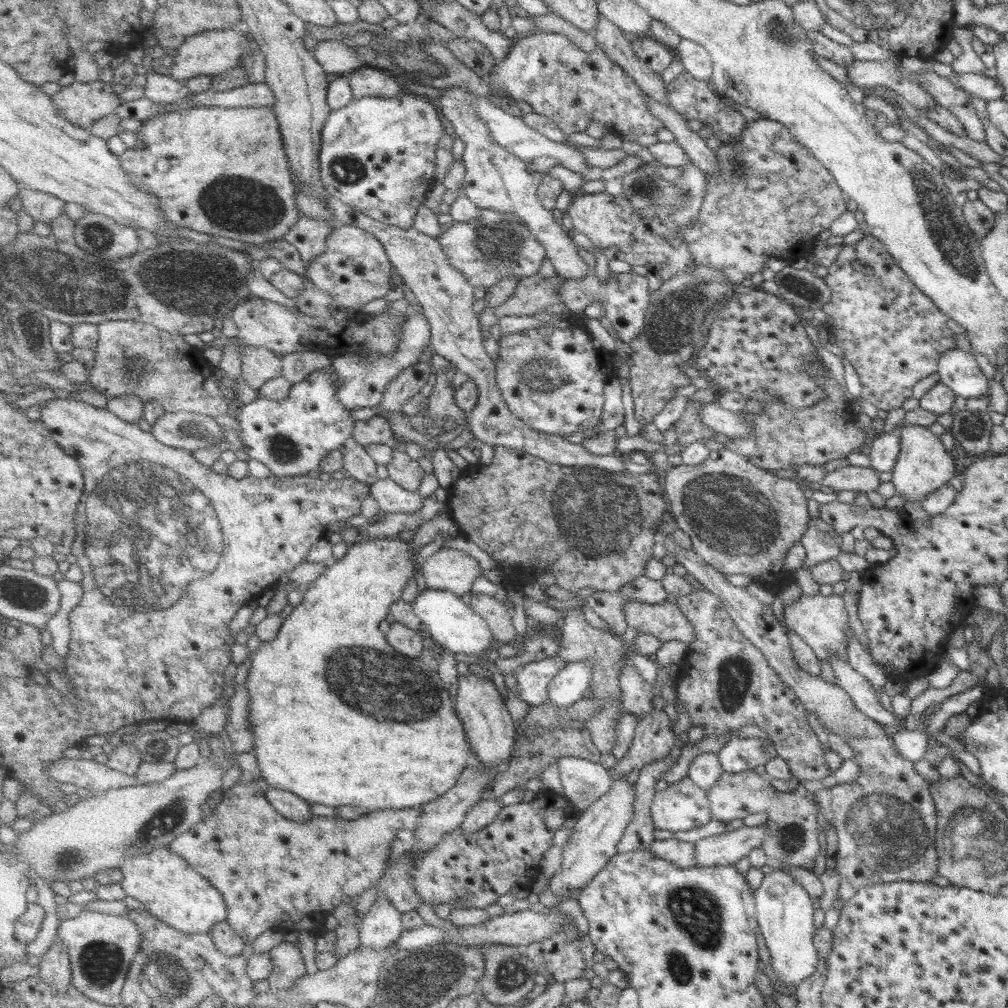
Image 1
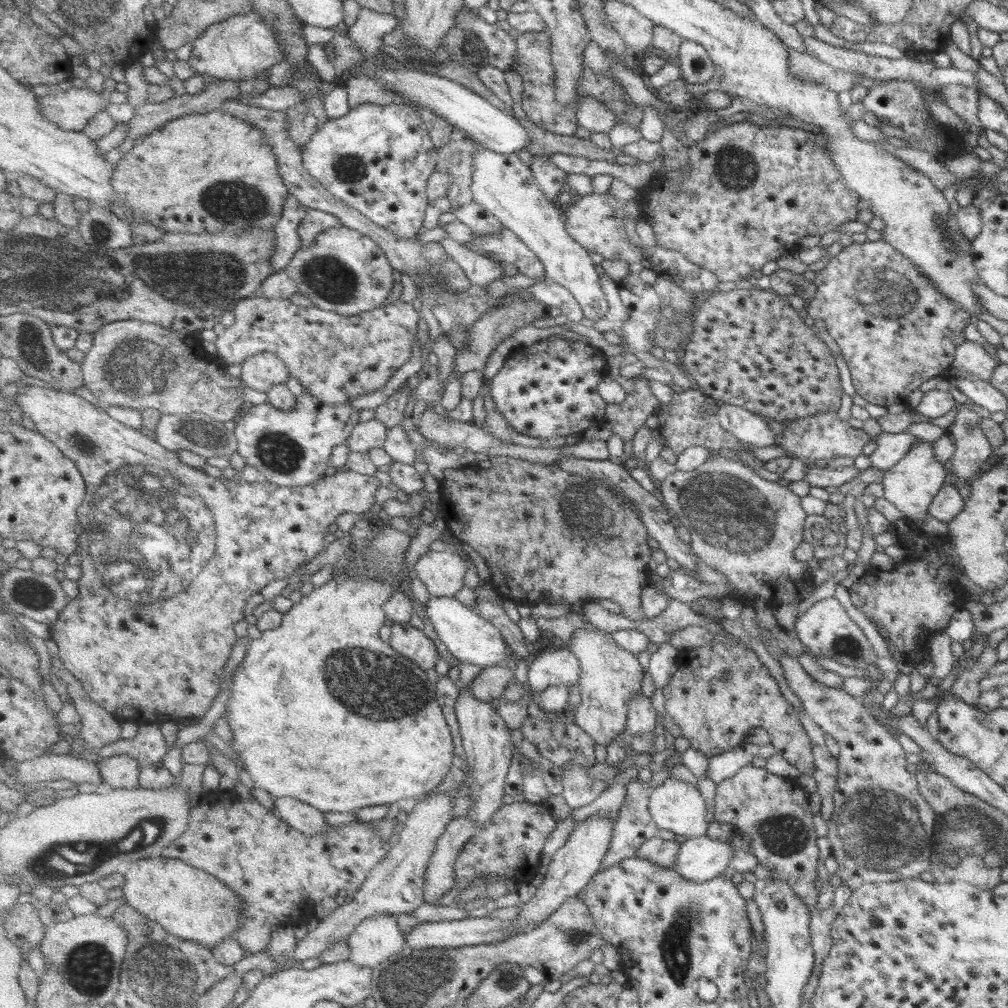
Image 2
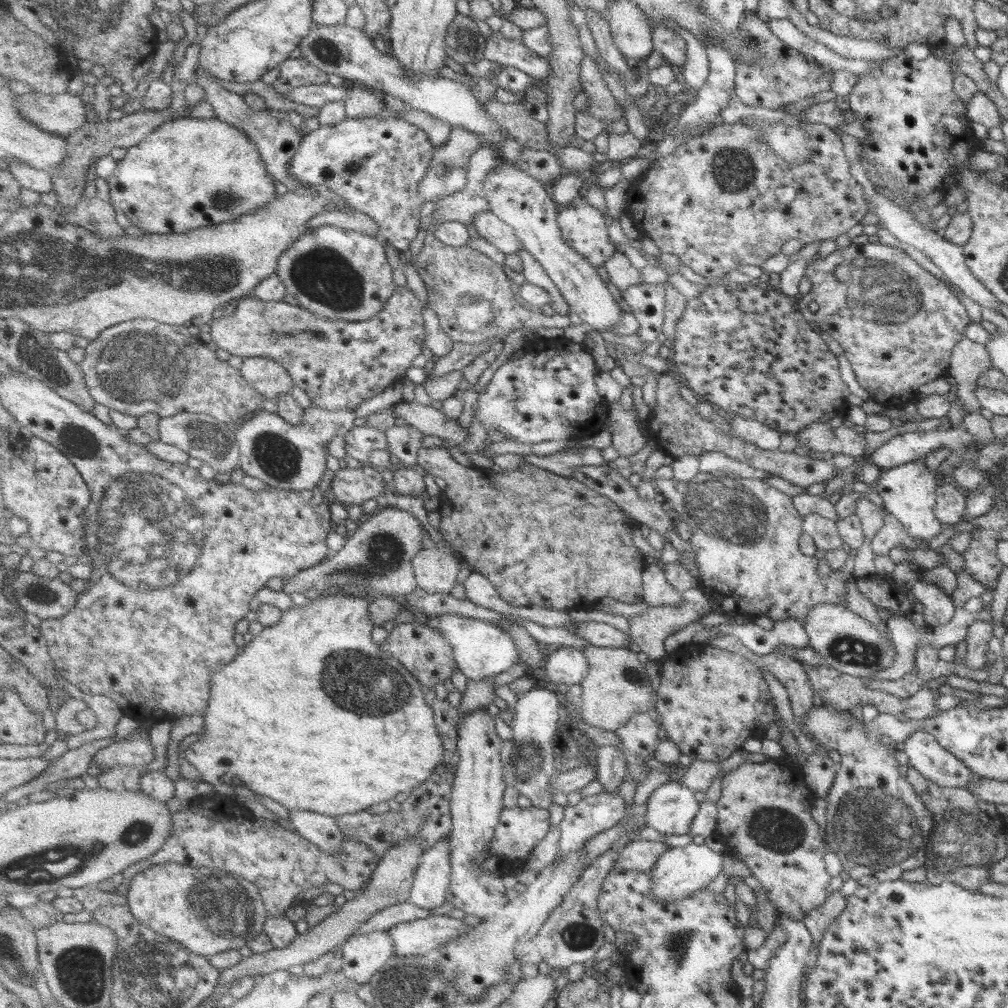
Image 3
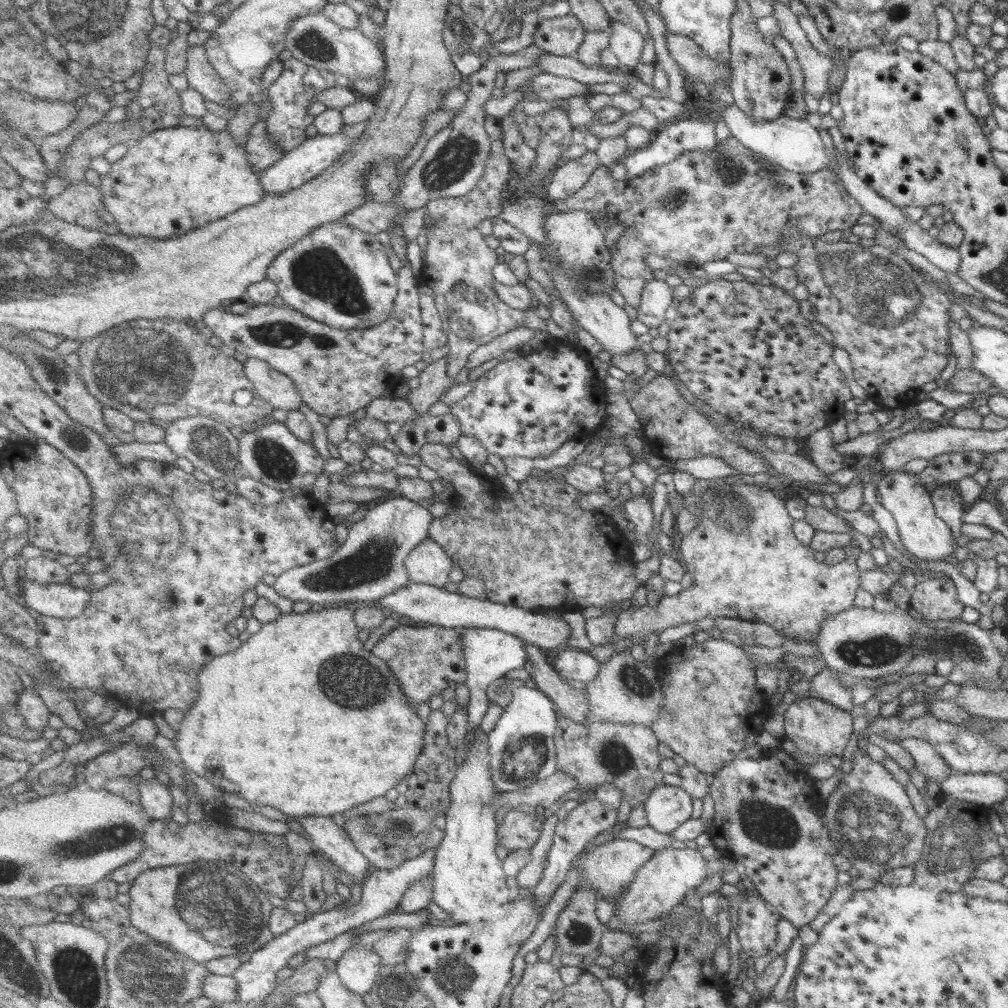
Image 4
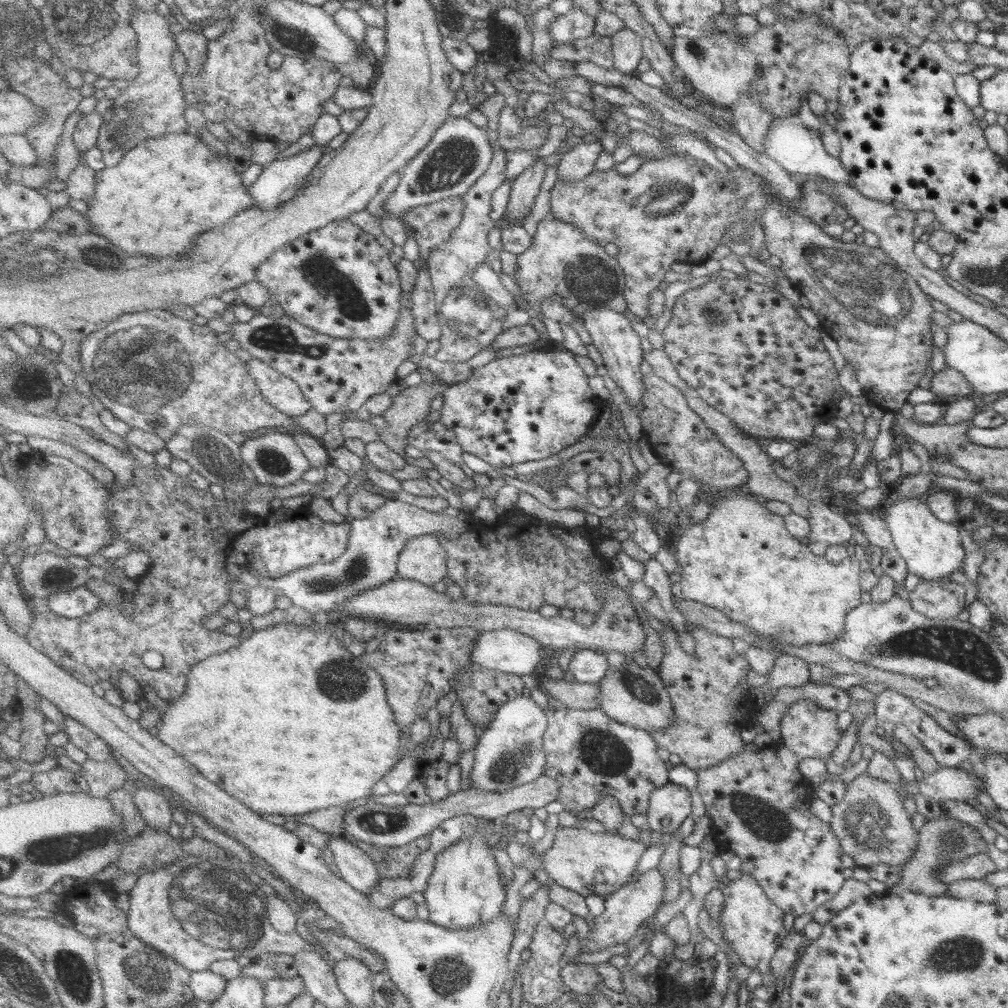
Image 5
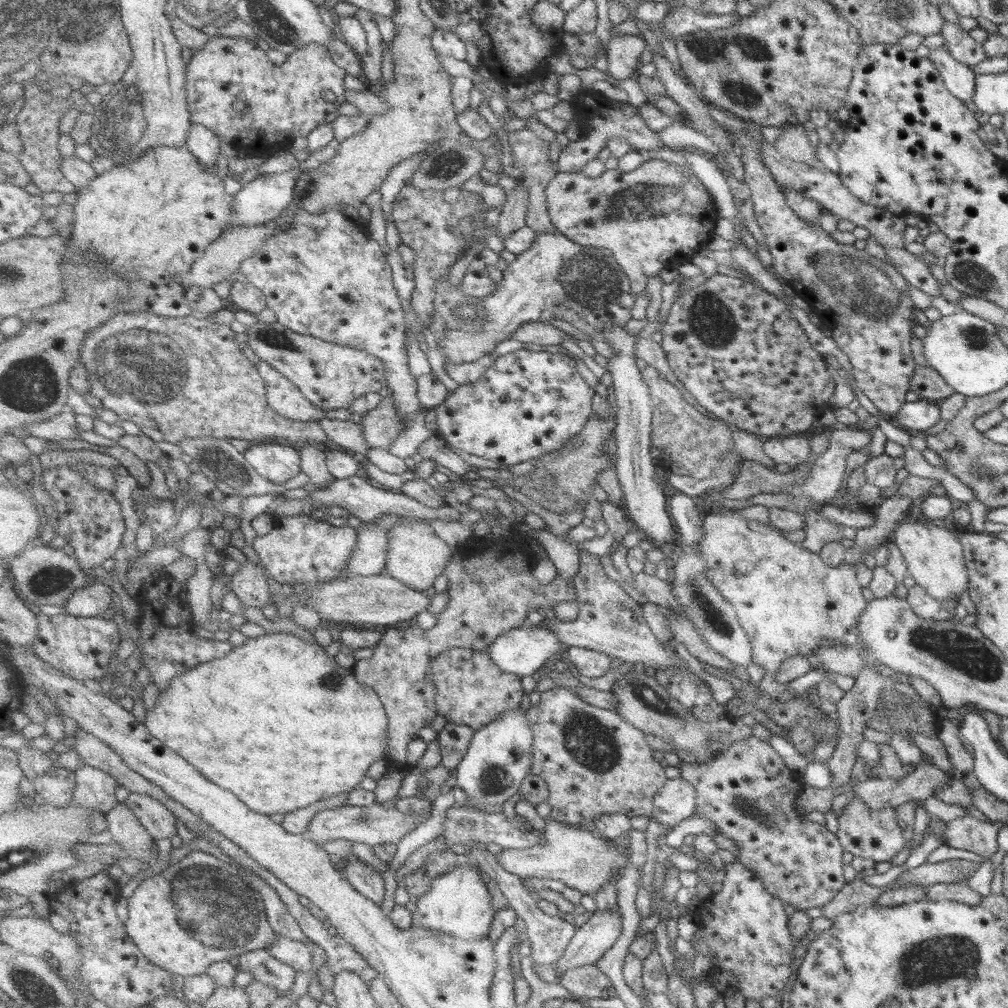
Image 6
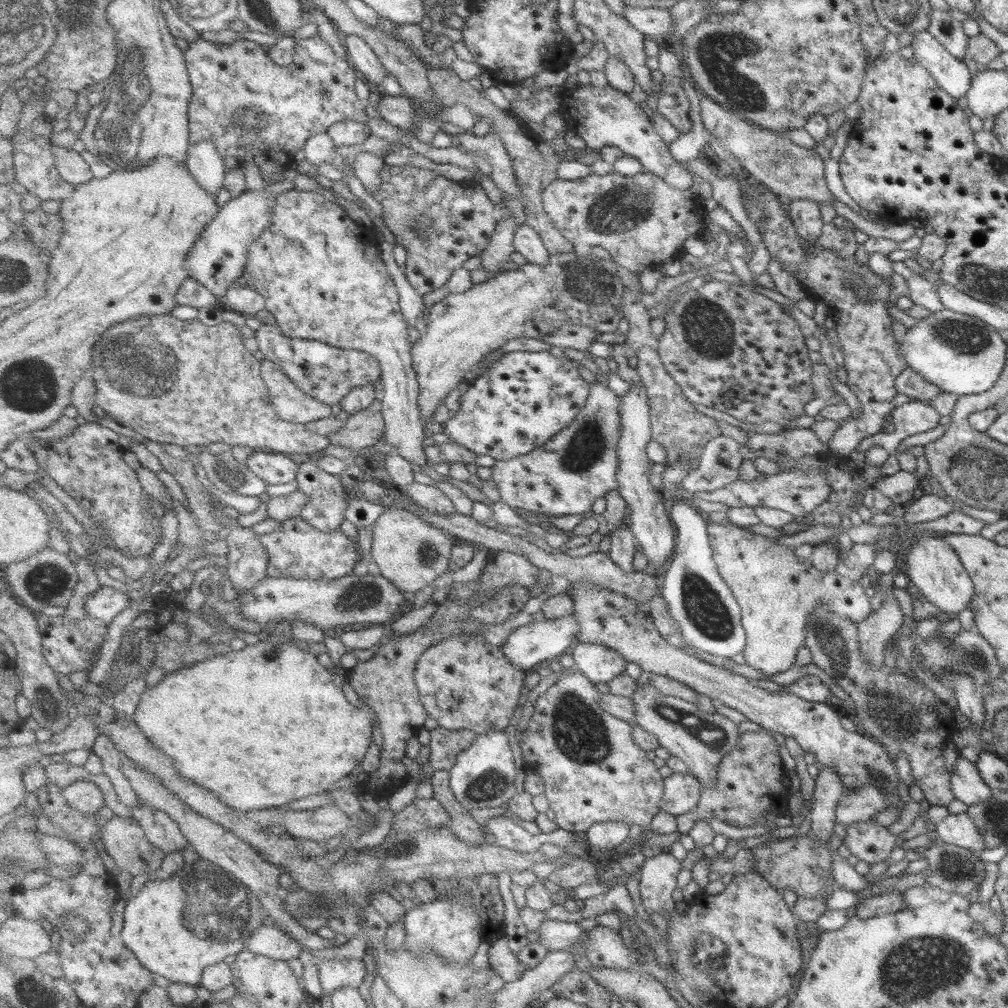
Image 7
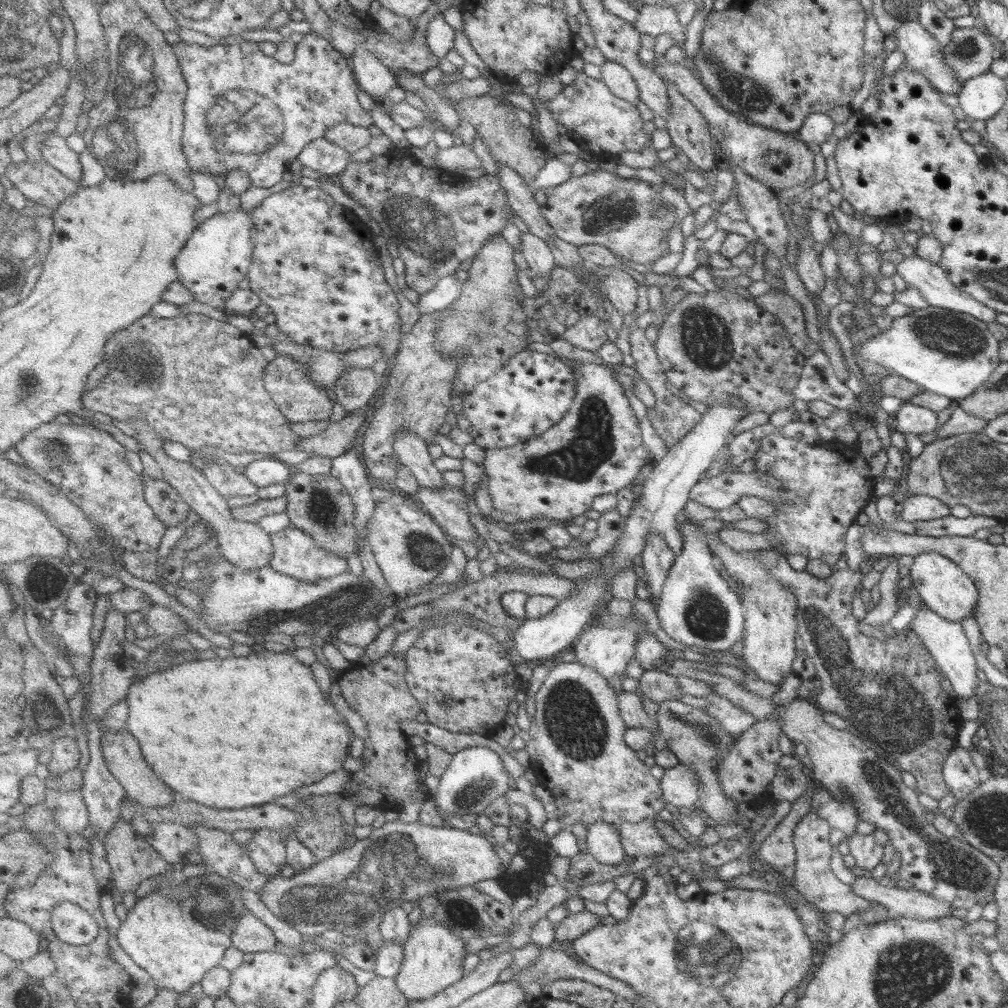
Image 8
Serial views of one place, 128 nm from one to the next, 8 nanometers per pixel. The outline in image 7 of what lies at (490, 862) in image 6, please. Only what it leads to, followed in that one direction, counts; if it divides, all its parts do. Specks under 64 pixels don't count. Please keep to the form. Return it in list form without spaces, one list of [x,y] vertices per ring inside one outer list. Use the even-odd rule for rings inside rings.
[[[450,770],[435,772],[431,780],[435,790],[434,796],[444,804],[452,815],[453,819],[449,822],[449,827],[456,836],[470,844],[484,844],[486,835],[484,835],[480,824],[476,822],[476,818],[470,813],[470,809],[458,800],[452,788],[451,780]],[[545,919],[538,929],[539,942],[551,951],[561,951],[575,945],[584,934],[584,928],[577,922]]]

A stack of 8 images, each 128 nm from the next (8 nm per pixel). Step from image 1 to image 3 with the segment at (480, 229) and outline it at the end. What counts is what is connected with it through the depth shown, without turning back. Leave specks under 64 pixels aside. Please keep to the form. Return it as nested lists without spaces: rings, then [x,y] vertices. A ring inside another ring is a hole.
[[[522,250],[518,254],[523,260],[523,274],[532,284],[544,287],[555,302],[552,307],[557,313],[570,315],[570,304],[564,298],[564,293],[554,282],[554,279],[546,272],[545,266],[542,265],[528,250]]]

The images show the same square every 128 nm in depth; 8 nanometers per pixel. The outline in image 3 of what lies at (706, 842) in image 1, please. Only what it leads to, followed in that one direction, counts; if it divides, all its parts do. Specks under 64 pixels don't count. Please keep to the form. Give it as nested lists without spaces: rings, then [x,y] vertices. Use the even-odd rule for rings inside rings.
[[[692,842],[685,847],[671,847],[656,864],[652,871],[653,895],[657,901],[681,901],[688,899],[694,893],[704,889],[722,872],[722,857],[724,853],[715,852],[705,843]]]

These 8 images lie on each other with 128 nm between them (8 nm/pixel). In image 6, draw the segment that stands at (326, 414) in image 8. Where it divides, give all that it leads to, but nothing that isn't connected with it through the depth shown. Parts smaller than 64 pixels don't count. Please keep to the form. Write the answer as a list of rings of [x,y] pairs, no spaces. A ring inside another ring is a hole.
[[[269,362],[258,363],[269,388],[269,401],[282,416],[297,421],[321,421],[326,411],[308,399],[295,382]]]

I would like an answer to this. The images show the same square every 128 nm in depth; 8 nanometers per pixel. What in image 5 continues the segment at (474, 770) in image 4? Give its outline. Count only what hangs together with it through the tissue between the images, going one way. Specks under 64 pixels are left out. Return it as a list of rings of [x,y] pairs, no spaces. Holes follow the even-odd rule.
[[[476,833],[438,855],[433,878],[424,893],[430,921],[449,929],[472,929],[494,922],[502,914],[507,888],[492,848],[484,833]]]

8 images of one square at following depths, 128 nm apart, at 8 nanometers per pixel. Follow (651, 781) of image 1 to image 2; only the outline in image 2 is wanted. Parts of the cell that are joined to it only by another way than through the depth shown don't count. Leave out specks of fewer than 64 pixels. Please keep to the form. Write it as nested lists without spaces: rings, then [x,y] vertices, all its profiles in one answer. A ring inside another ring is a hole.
[[[637,780],[627,784],[629,793],[619,816],[614,838],[606,855],[602,871],[610,870],[627,858],[639,856],[640,849],[654,837],[658,837],[660,826],[651,813],[651,790]]]

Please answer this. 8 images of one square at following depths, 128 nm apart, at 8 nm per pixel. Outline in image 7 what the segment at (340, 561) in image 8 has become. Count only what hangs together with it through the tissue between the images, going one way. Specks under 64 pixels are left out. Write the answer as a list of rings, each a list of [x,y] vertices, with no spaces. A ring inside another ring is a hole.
[[[301,516],[289,518],[282,523],[282,527],[276,531],[278,552],[276,556],[272,552],[272,560],[270,560],[268,569],[269,576],[336,580],[353,574],[354,568],[361,560],[361,552],[359,544],[352,540],[343,529],[324,532]]]

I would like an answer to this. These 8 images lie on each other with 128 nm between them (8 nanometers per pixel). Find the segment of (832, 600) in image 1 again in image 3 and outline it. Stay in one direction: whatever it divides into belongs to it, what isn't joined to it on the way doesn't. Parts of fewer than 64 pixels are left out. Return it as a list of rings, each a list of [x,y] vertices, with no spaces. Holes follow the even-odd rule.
[[[820,604],[814,606],[803,626],[810,648],[820,653],[824,663],[843,674],[860,679],[872,678],[894,664],[896,647],[887,635],[882,635],[876,625],[863,620],[844,606]]]

